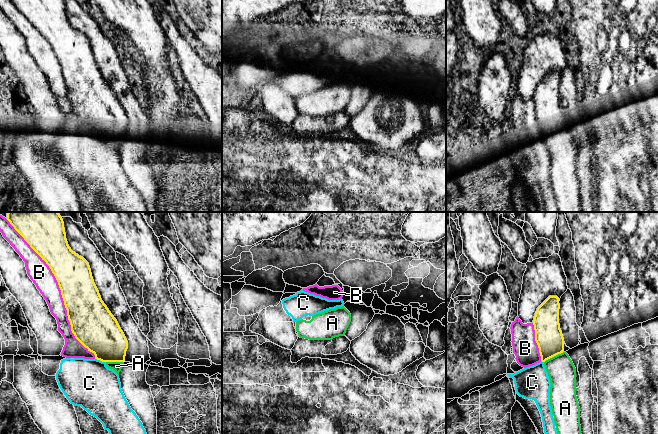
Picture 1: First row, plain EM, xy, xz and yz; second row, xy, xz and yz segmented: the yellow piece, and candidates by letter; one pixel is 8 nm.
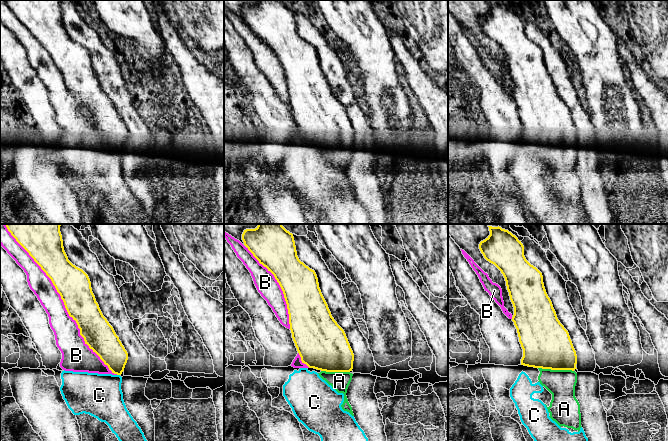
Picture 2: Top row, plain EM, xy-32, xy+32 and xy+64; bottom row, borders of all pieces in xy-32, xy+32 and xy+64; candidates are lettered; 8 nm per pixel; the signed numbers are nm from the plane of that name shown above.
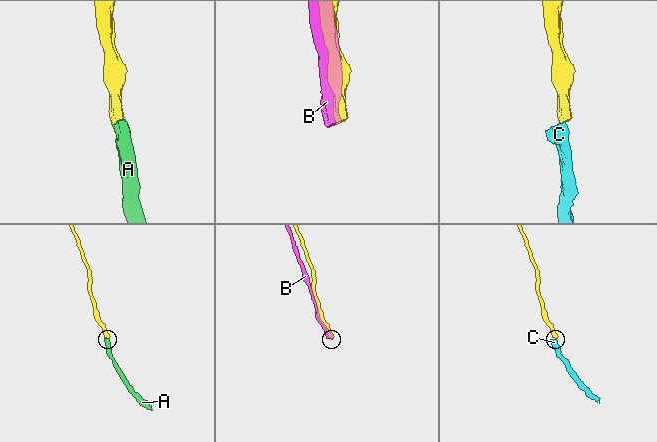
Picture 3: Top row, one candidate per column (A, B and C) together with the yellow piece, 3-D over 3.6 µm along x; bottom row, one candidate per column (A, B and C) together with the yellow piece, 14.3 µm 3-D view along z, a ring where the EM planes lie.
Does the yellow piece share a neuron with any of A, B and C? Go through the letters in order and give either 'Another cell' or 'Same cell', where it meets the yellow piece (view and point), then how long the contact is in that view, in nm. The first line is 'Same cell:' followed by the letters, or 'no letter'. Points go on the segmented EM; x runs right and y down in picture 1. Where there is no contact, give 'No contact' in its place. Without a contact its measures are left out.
Same cell: A
A: Same cell. Touches yellow at yz (553, 356). Shared border 180 nm
B: Another cell. Touches yellow at xy (60, 289). Shared border 1350 nm
C: Another cell. Touches yellow at xy (100, 360). Shared border 90 nm

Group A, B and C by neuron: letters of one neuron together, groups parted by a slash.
A / B C

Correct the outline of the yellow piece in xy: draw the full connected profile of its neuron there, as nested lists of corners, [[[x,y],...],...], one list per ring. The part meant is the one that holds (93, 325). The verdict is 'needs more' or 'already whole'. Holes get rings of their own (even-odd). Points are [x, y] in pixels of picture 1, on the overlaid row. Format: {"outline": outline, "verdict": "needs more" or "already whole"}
{"outline": [[[8,212],[7,220],[54,274],[75,338],[118,375],[128,341],[101,299],[89,263],[71,250],[58,212]]], "verdict": "needs more"}

